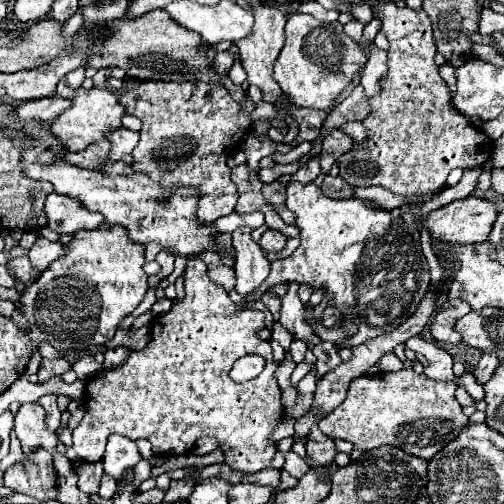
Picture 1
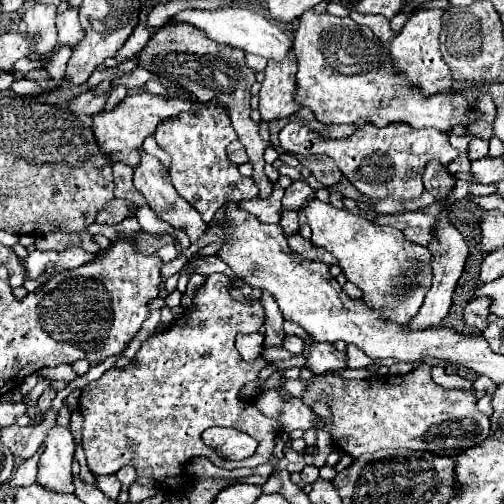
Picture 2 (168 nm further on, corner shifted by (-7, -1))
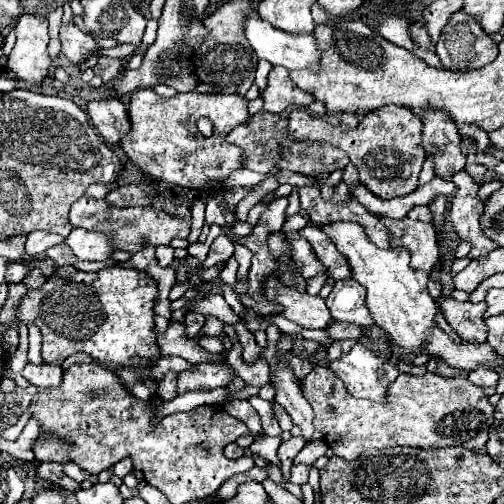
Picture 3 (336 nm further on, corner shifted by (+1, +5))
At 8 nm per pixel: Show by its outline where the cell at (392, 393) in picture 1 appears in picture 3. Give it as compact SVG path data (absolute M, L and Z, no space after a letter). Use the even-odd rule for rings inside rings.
M314 367L302 379L302 385L304 397L316 413L314 427L324 435L334 455L350 461L368 449L390 449L398 445L418 449L444 449L454 445L482 449L494 421L494 407L488 395L464 377L446 379L434 373L414 377L402 373L388 387L386 403L352 397L346 385L326 367Z

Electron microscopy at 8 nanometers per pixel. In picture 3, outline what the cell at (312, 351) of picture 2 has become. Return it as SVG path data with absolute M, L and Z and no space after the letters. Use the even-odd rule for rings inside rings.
M360 343L342 359L330 361L330 369L346 383L350 395L370 401L386 401L388 385L400 375L390 359L376 357L376 351Z

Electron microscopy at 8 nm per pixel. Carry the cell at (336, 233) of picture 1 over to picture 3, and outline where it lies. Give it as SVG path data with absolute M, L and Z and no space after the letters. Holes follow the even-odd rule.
M340 221L334 225L326 225L324 233L334 241L336 249L350 261L354 279L366 287L368 291L366 305L376 325L382 325L382 329L406 353L410 355L416 355L416 351L420 353L422 345L426 343L426 331L436 325L436 315L440 311L436 309L434 299L428 295L426 289L428 275L422 271L414 271L408 265L410 255L406 249L380 249L374 243L370 243L366 239L364 229L358 223Z

